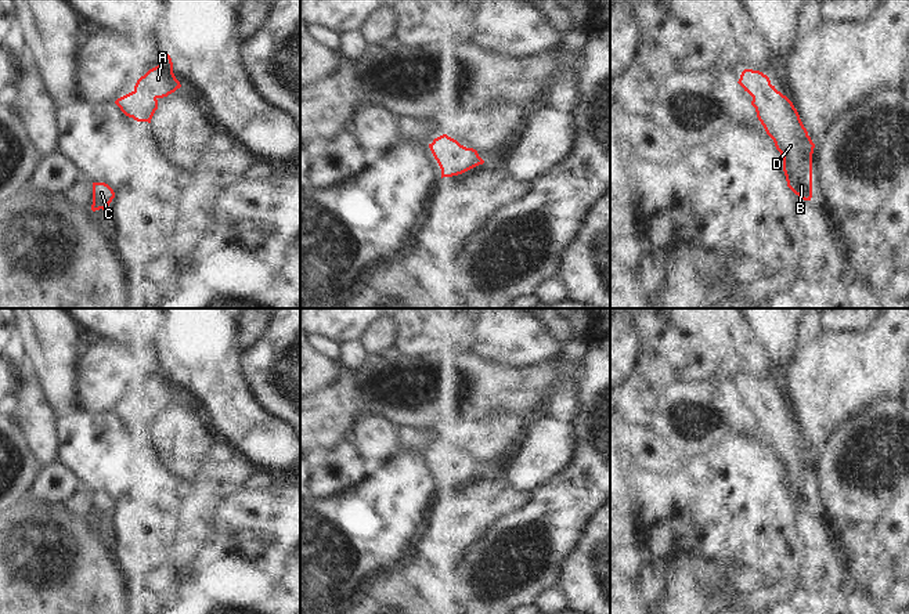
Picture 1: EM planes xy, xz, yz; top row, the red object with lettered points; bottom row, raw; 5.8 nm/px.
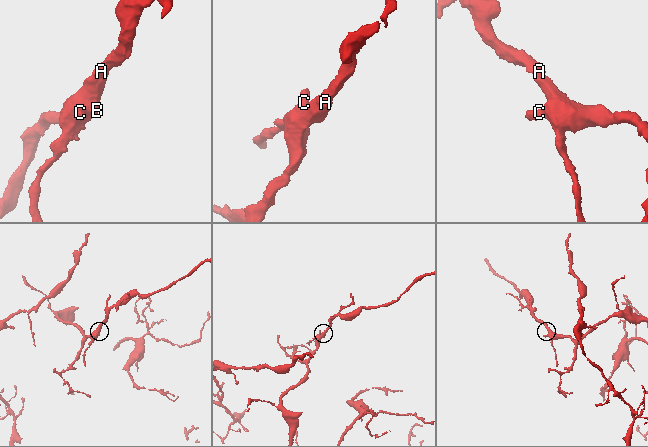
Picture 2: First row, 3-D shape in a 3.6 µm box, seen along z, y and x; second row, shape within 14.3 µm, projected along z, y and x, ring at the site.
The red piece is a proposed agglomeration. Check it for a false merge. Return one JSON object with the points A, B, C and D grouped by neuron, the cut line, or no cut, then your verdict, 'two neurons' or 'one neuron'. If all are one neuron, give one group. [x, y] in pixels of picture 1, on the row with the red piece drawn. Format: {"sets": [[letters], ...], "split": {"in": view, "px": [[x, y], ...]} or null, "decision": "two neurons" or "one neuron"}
{"sets": [["A", "B", "C", "D"]], "split": null, "decision": "one neuron"}

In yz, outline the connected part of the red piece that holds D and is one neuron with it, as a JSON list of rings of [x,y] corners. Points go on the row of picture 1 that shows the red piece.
[[[744,69],[737,83],[753,97],[758,120],[783,156],[787,187],[804,201],[811,201],[815,144],[793,102],[760,71]]]

